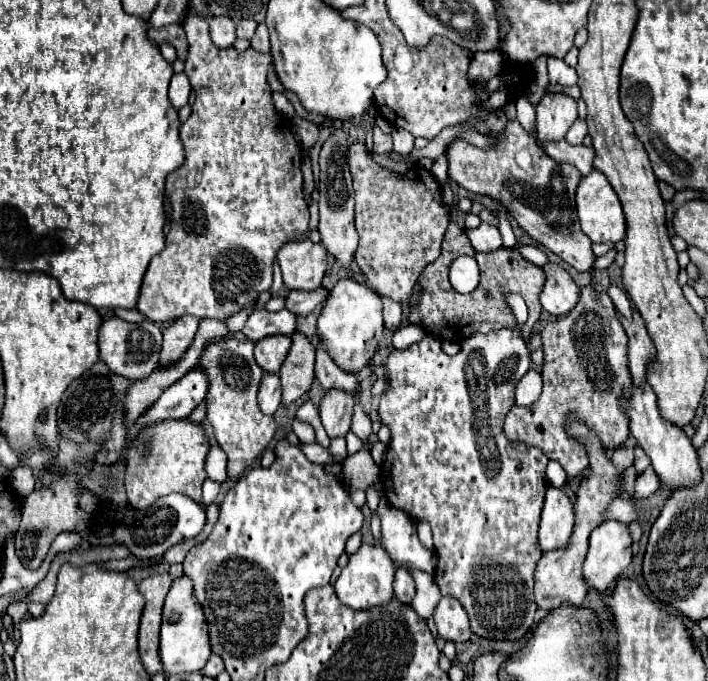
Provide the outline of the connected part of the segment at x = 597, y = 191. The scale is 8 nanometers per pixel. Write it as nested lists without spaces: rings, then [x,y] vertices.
[[[593,169],[587,177],[581,179],[579,187],[577,187],[577,215],[581,221],[581,229],[583,233],[593,241],[593,243],[617,243],[625,239],[625,215],[623,215],[623,207],[619,203],[617,193],[613,191],[613,187],[609,185],[607,177]]]

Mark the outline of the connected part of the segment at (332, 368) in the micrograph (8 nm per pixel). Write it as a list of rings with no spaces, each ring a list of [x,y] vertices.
[[[317,349],[317,361],[315,361],[315,377],[319,385],[329,393],[333,389],[341,389],[345,393],[355,395],[359,391],[359,383],[355,375],[343,373],[333,361],[329,361],[327,353],[323,349]]]

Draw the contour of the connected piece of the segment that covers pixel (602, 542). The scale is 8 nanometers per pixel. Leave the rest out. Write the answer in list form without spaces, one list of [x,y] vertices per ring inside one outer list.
[[[605,521],[593,529],[583,563],[587,589],[603,593],[617,579],[617,575],[631,563],[631,543],[627,525],[619,521]]]

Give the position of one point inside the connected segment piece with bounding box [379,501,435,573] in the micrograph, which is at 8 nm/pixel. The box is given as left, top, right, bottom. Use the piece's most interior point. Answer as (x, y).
(398, 533)

